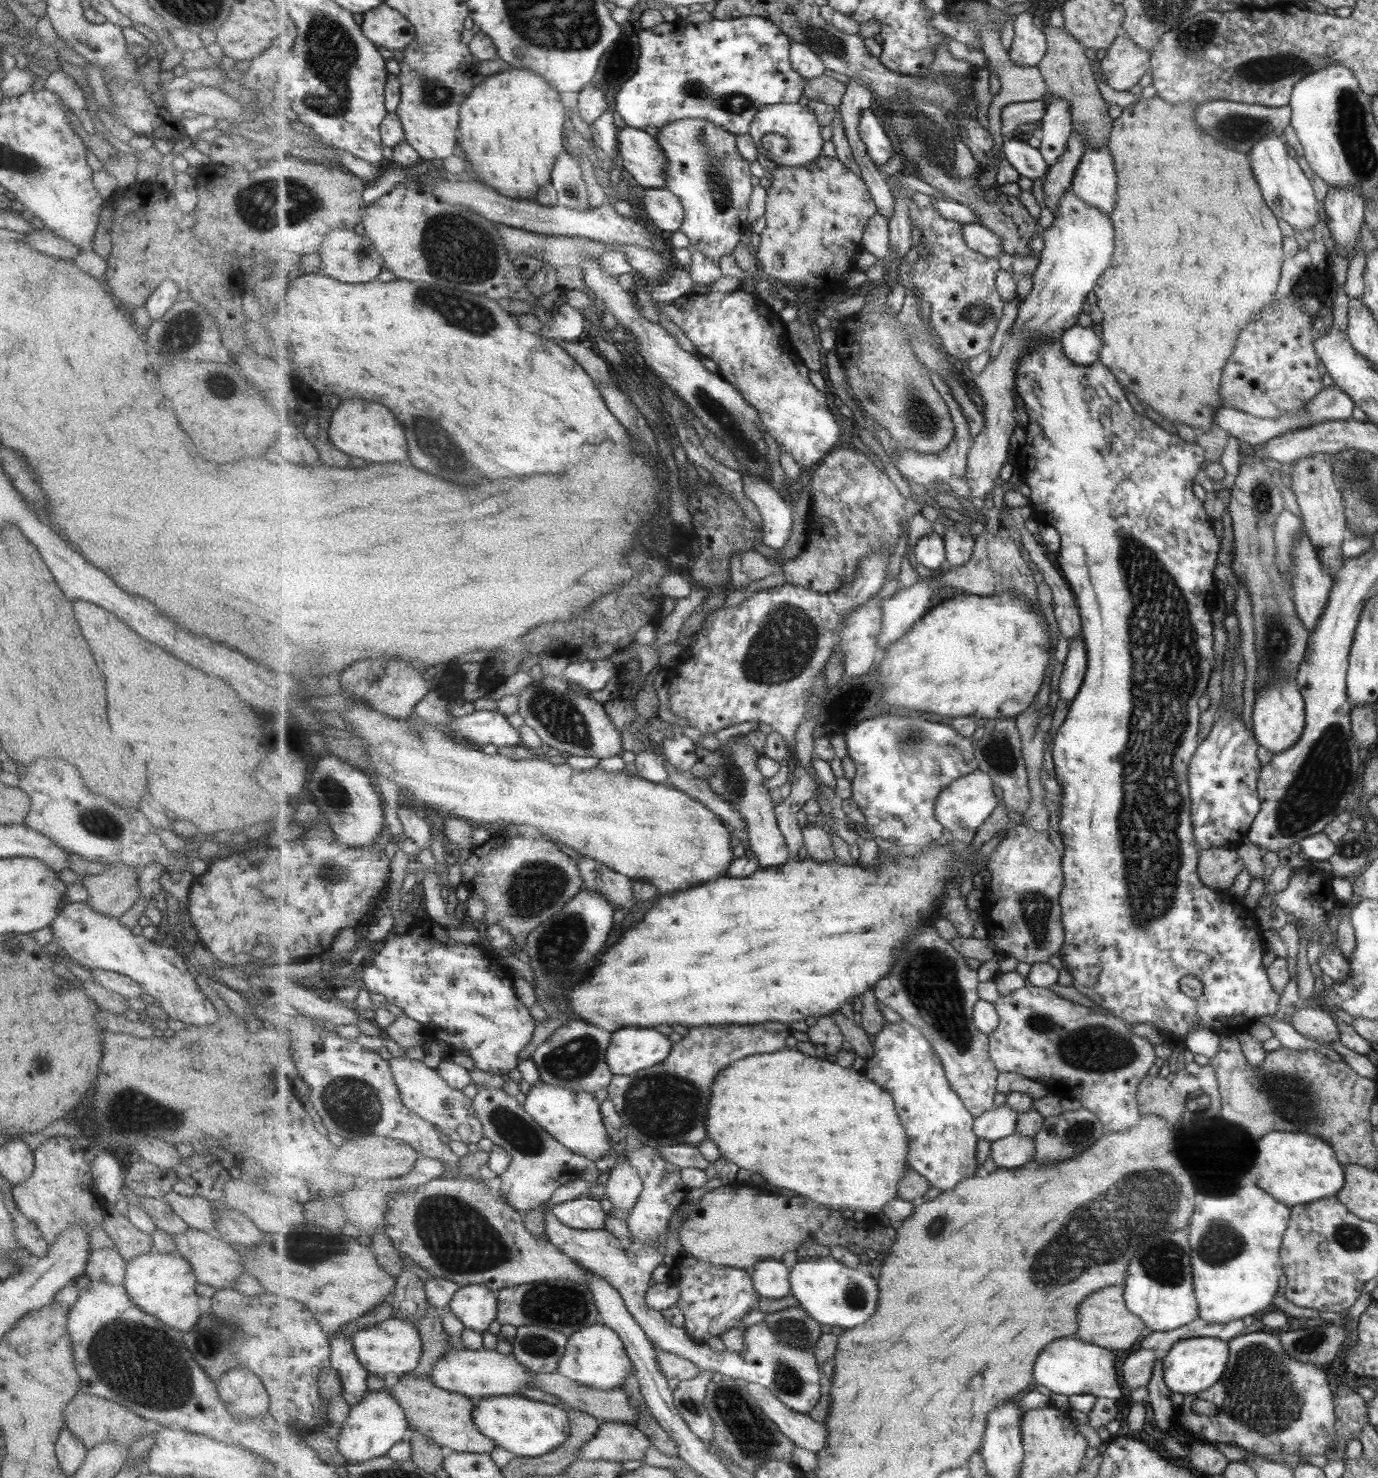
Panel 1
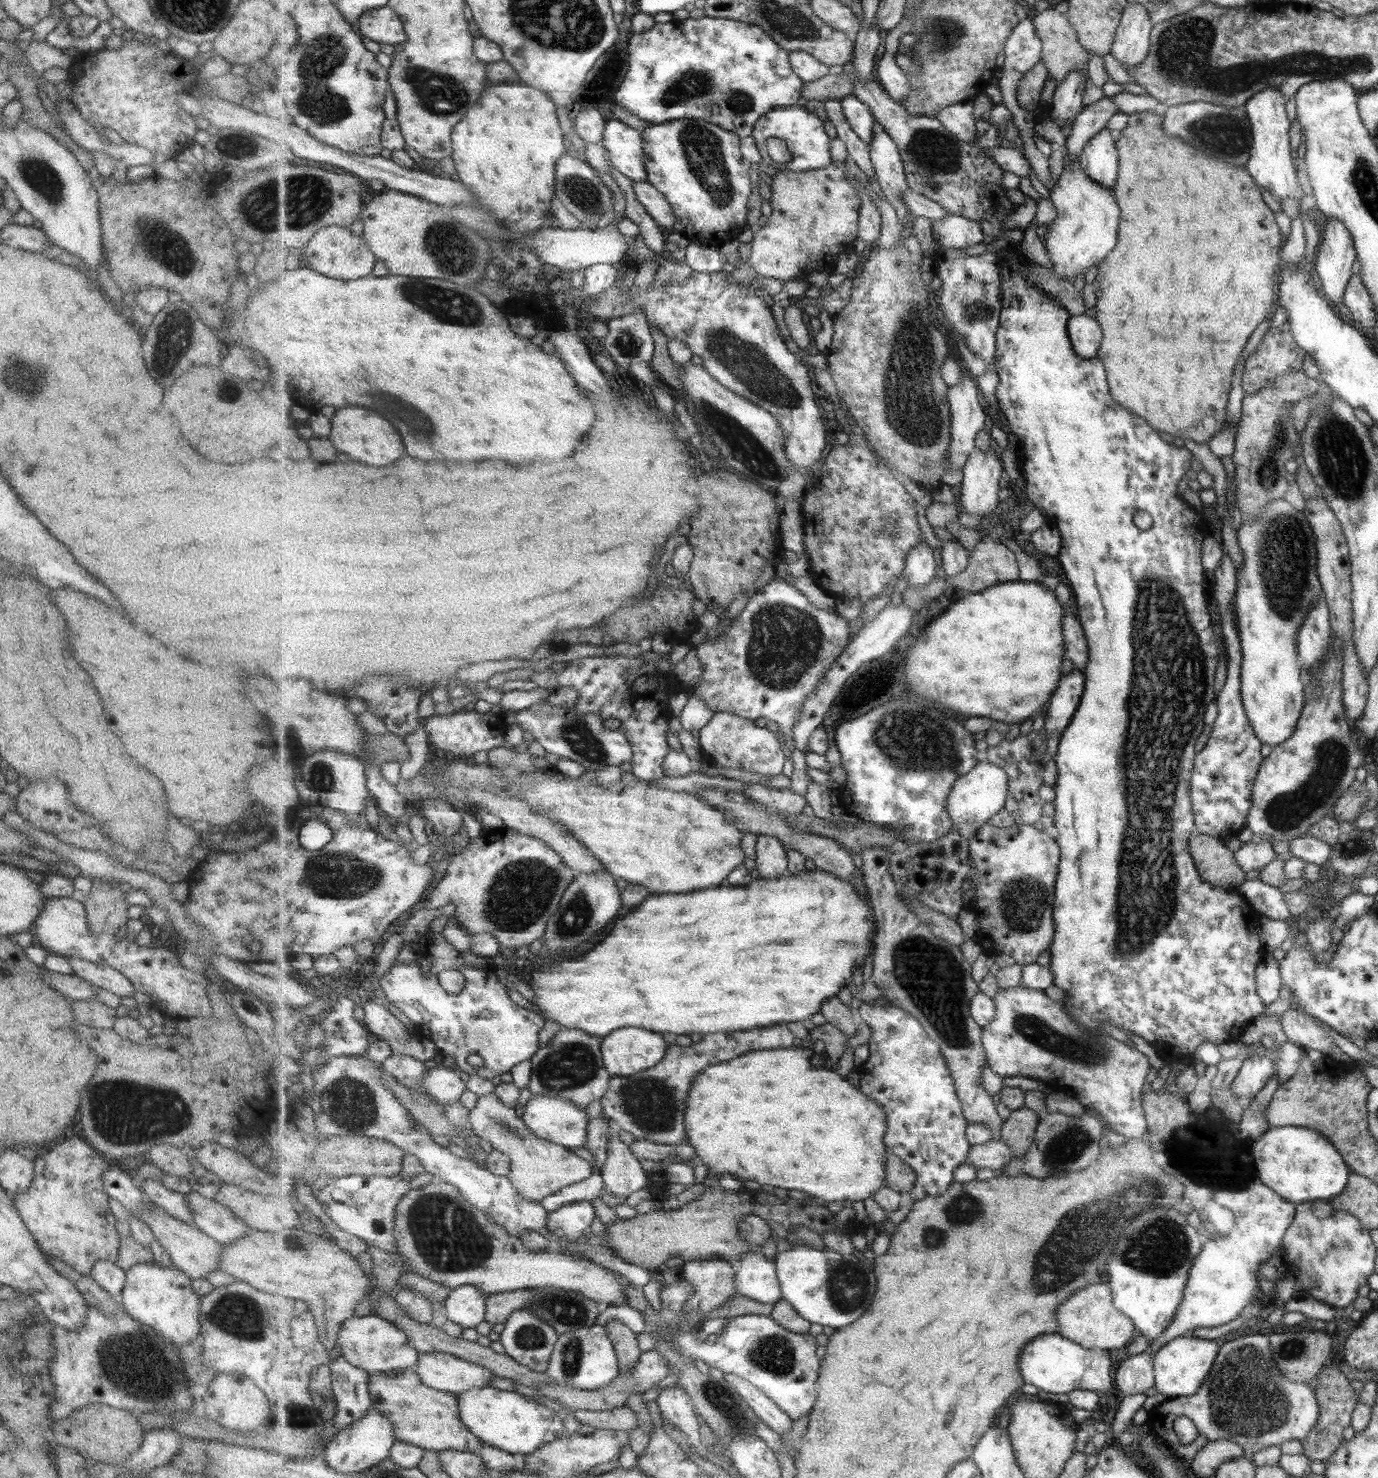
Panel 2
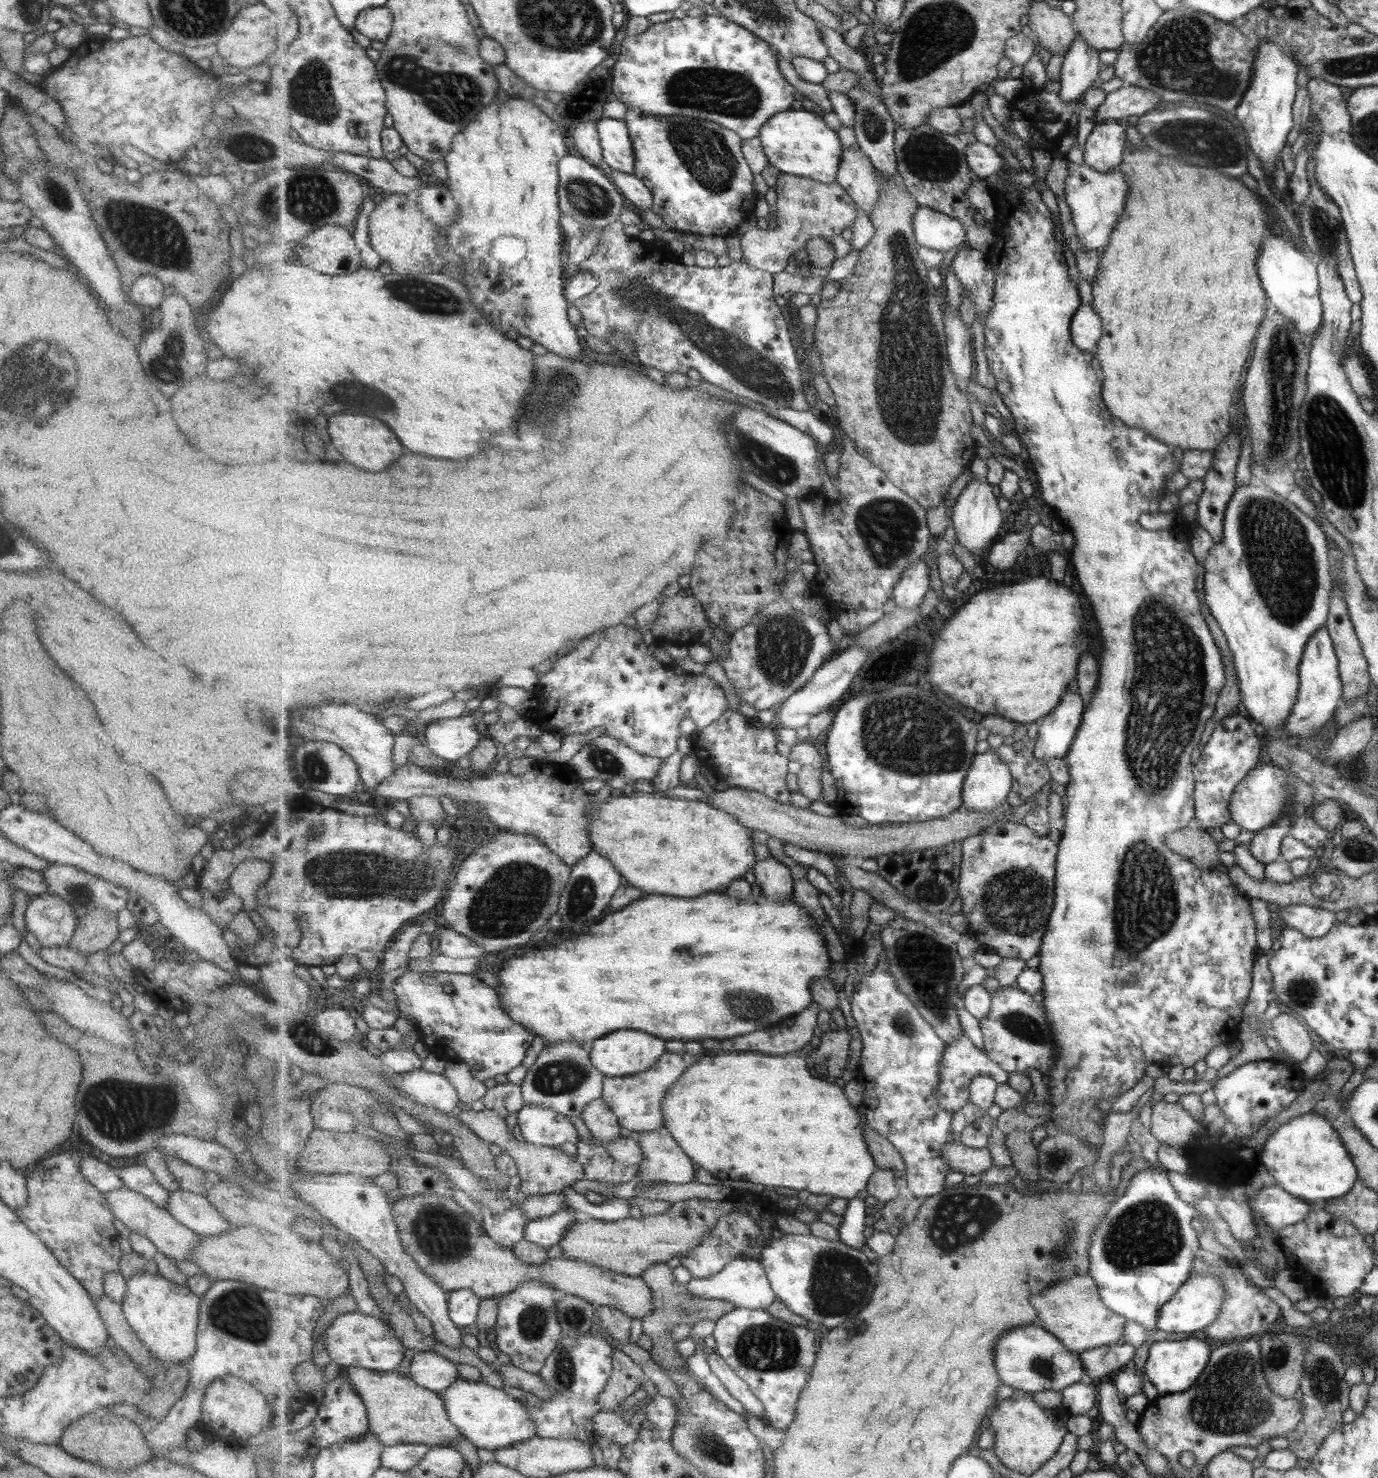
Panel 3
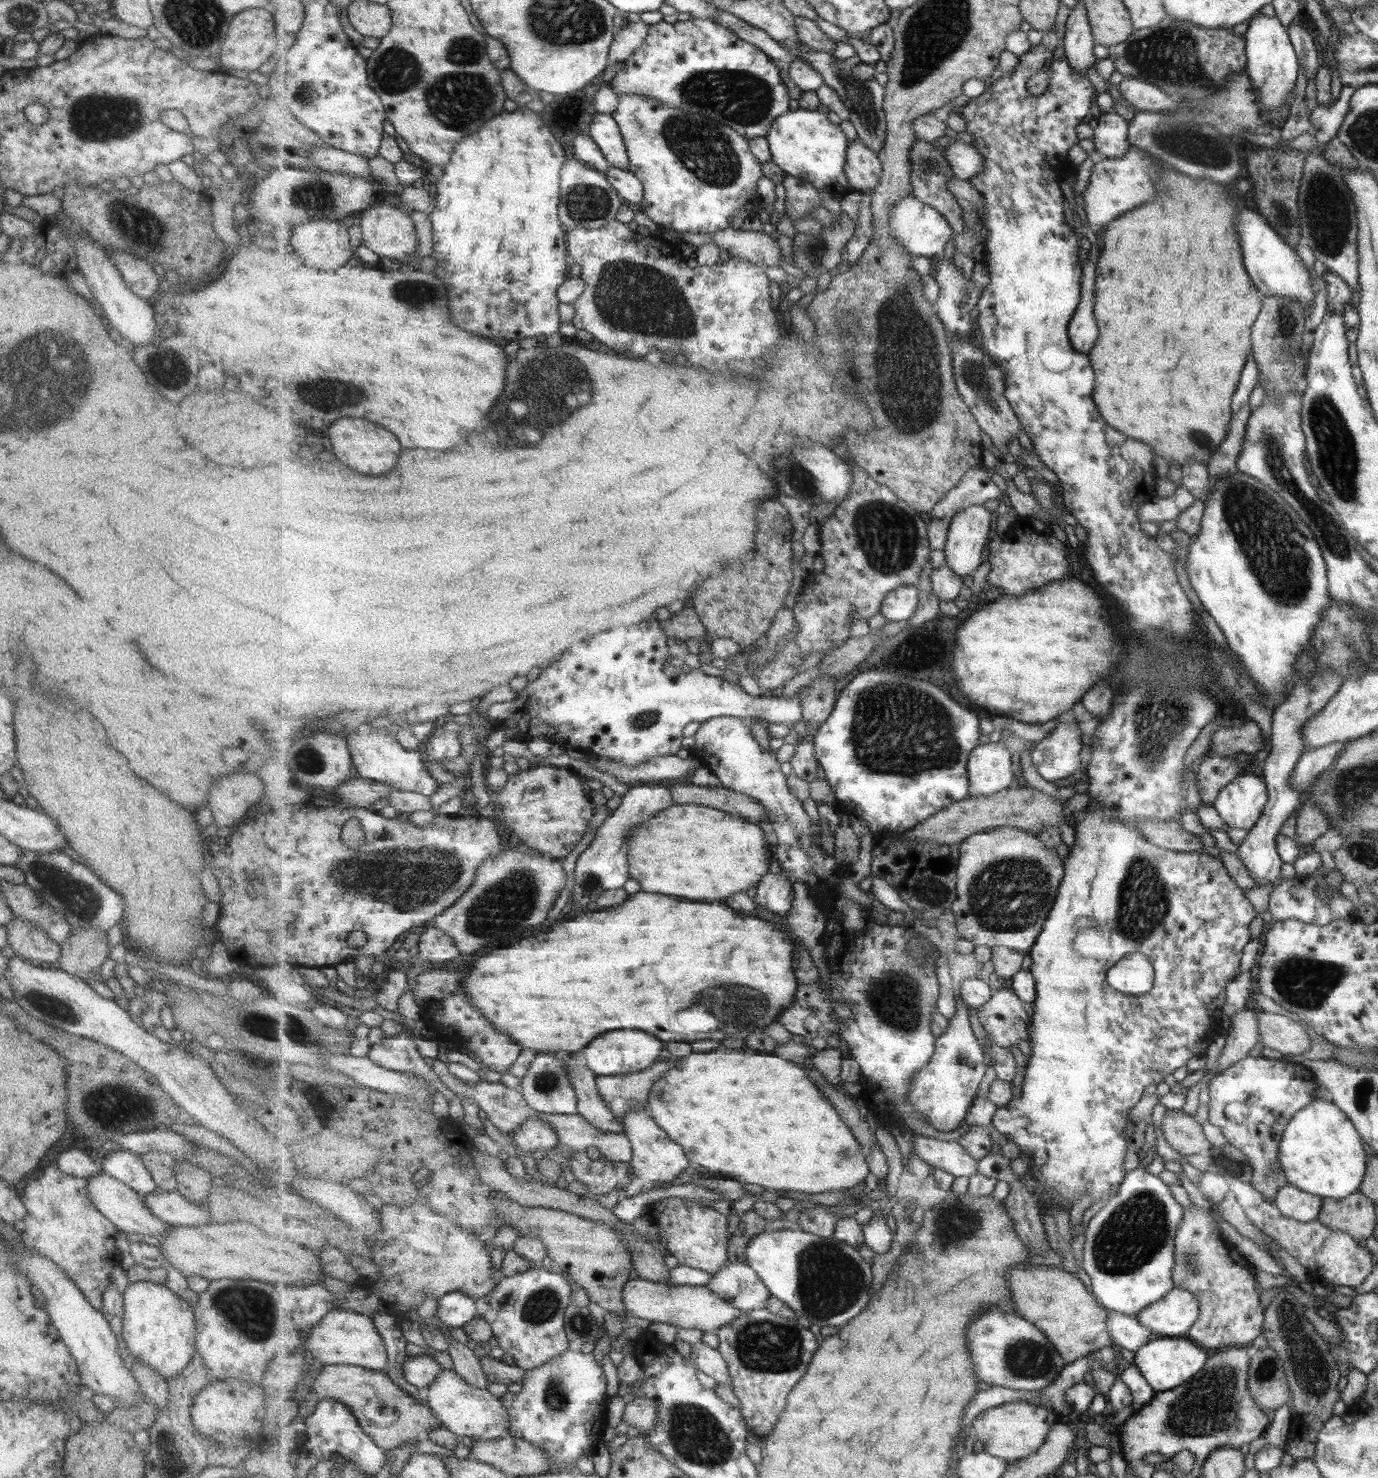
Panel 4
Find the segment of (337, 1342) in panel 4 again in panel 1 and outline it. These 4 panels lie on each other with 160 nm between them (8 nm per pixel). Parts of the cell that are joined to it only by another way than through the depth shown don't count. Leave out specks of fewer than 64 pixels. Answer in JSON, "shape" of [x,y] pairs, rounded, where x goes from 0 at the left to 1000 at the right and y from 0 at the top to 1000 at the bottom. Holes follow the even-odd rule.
{"shape":[[[286,890],[274,896],[258,899],[255,904],[255,909],[262,923],[268,928],[275,931],[285,929],[292,932],[295,929],[300,928],[308,917],[308,907],[303,896]]]}

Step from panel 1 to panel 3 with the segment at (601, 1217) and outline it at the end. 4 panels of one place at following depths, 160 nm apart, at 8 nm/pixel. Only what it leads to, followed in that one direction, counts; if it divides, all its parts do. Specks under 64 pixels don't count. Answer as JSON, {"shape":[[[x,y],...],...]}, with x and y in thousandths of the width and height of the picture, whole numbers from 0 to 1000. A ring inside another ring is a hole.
{"shape":[[[410,817],[403,819],[401,823],[384,827],[381,829],[381,838],[384,841],[395,843],[396,846],[398,846],[403,842],[406,842],[410,836],[410,834],[413,832],[413,829],[419,828],[419,826],[422,825],[423,823],[420,822],[419,819]]]}

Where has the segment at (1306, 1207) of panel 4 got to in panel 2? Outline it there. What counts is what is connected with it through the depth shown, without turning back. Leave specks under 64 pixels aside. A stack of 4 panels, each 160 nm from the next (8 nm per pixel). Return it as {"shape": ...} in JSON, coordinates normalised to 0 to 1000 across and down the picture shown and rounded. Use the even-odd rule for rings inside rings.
{"shape":[[[908,801],[899,806],[889,806],[888,805],[888,806],[882,806],[880,809],[885,816],[892,817],[895,820],[896,829],[886,838],[880,836],[880,838],[875,838],[874,844],[869,849],[869,853],[865,854],[865,857],[863,859],[862,867],[859,871],[859,879],[853,885],[851,894],[848,894],[845,901],[834,909],[833,913],[836,916],[851,905],[862,903],[867,899],[880,899],[895,893],[898,888],[912,877],[914,870],[910,862],[911,860],[913,861],[913,856],[914,854],[919,854],[922,849],[927,848],[925,844],[928,843],[933,832],[938,828],[940,823],[940,815],[933,813],[930,809],[927,809],[924,805],[921,805],[917,801]]]}

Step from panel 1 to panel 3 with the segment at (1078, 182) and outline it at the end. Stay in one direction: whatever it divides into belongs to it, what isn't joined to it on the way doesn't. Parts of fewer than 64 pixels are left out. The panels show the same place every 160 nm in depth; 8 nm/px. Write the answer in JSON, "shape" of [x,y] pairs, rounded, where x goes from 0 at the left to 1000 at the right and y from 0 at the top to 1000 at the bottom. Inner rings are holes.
{"shape":[[[800,81],[800,83],[793,85],[788,93],[786,111],[794,116],[803,116],[813,110],[816,97],[816,83]]]}

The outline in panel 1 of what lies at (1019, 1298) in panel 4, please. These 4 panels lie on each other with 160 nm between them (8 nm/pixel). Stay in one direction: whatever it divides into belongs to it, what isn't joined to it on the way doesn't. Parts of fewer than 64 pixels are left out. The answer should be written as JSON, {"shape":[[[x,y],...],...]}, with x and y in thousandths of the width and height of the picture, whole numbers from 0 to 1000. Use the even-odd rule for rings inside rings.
{"shape":[[[815,869],[799,871],[799,873],[793,874],[786,882],[783,883],[782,895],[783,899],[780,903],[783,906],[808,914],[818,913],[824,908],[827,901],[829,900],[828,893],[816,885]]]}

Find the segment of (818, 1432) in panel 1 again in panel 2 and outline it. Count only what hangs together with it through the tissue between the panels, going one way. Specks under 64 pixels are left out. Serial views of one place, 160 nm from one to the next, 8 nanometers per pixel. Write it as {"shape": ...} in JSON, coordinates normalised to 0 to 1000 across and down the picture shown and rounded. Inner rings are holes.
{"shape":[[[530,930],[528,933],[532,936],[535,942],[547,953],[548,957],[559,967],[565,971],[574,969],[575,960],[564,951],[552,939],[546,935],[541,934],[538,931]]]}

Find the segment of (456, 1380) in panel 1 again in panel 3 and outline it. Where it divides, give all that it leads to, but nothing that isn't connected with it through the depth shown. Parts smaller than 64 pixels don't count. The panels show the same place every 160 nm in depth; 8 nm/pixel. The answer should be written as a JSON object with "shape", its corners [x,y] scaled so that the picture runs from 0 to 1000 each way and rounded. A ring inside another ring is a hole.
{"shape":[[[315,914],[303,915],[295,930],[307,939],[319,943],[335,933],[331,923]]]}

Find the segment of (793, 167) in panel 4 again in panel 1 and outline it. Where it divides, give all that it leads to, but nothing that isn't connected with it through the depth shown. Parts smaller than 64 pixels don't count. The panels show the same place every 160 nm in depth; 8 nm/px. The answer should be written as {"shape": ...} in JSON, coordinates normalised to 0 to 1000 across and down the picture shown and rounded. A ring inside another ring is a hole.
{"shape":[[[560,70],[558,72],[554,72],[549,76],[549,81],[546,83],[546,86],[544,87],[544,91],[547,93],[550,102],[565,112],[585,112],[592,110],[595,107],[596,103],[597,103],[599,94],[597,91],[597,86],[597,85],[592,79],[592,76],[589,75],[589,73],[587,73],[586,70]],[[555,91],[567,91],[567,92],[570,92],[572,96],[574,96],[574,97],[572,97],[573,103],[570,103],[568,106],[562,106],[557,100],[557,97],[552,96],[555,93]]]}

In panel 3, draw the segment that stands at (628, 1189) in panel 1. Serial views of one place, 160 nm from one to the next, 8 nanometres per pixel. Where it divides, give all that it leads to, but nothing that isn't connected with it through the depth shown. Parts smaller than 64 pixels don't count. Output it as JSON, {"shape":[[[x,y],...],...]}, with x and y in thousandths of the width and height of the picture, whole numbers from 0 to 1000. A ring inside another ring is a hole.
{"shape":[[[437,742],[425,748],[422,756],[434,773],[443,773],[451,767],[450,758]]]}

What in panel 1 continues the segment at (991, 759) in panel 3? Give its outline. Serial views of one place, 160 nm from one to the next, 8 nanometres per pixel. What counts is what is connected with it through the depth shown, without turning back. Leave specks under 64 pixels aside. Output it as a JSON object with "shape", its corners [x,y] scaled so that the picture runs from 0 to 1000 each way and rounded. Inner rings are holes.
{"shape":[[[710,520],[702,525],[698,525],[683,537],[679,549],[680,555],[685,558],[690,568],[694,568],[697,572],[703,572],[704,570],[706,570],[710,560],[725,545],[726,541],[721,536],[721,530],[721,526],[716,522],[713,522]]]}

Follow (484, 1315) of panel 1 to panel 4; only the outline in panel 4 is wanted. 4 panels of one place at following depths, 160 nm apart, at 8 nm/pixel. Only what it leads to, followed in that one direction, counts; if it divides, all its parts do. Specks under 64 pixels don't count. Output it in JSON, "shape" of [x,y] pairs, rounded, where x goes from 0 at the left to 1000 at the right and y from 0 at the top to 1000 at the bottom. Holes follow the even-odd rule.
{"shape":[[[327,874],[319,879],[318,892],[328,899],[335,899],[347,888],[345,880],[336,874]]]}

